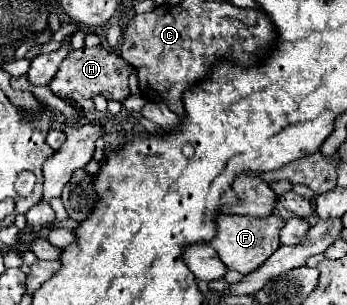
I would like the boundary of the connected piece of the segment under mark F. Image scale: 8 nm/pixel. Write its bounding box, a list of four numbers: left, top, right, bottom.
[210,214,284,274]

